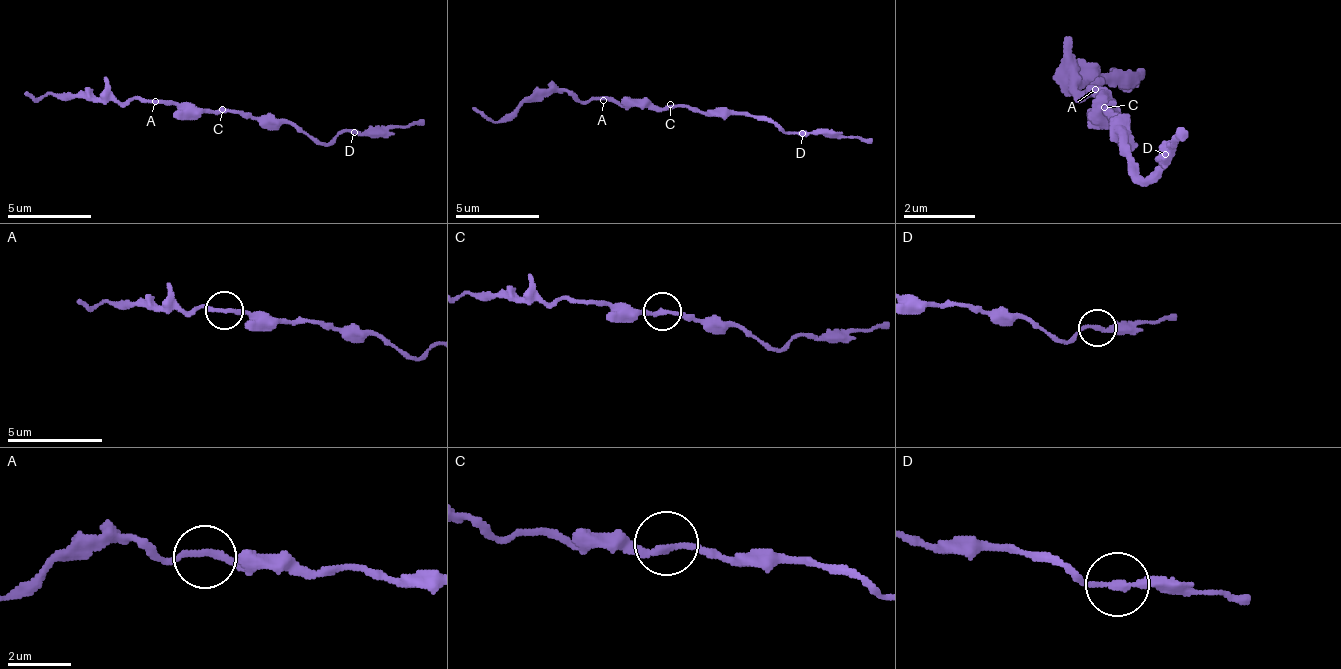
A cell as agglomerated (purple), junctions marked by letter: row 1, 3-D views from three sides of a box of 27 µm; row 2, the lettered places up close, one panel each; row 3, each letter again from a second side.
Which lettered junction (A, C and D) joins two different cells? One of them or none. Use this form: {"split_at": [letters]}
{"split_at": ["D"]}

